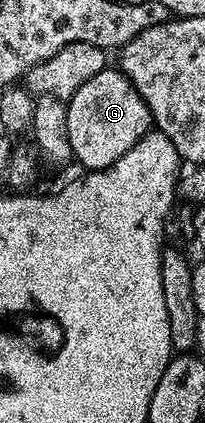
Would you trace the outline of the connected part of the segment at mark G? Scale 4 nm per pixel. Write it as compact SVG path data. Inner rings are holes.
M105 66L101 72L94 74L94 78L86 78L82 86L73 94L72 99L67 101L68 113L66 114L66 130L70 130L70 146L75 163L81 164L81 169L95 170L98 168L108 168L126 150L130 150L142 137L153 131L154 121L152 112L138 94L138 90L133 86L132 81L123 72L112 66Z

